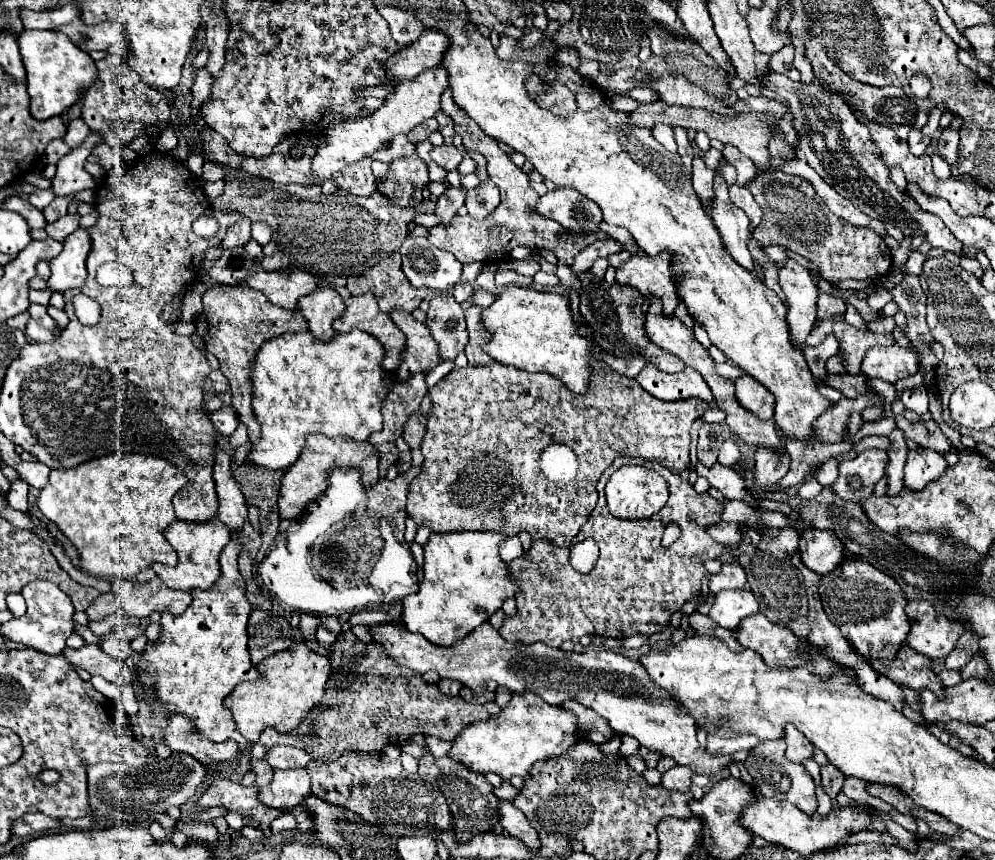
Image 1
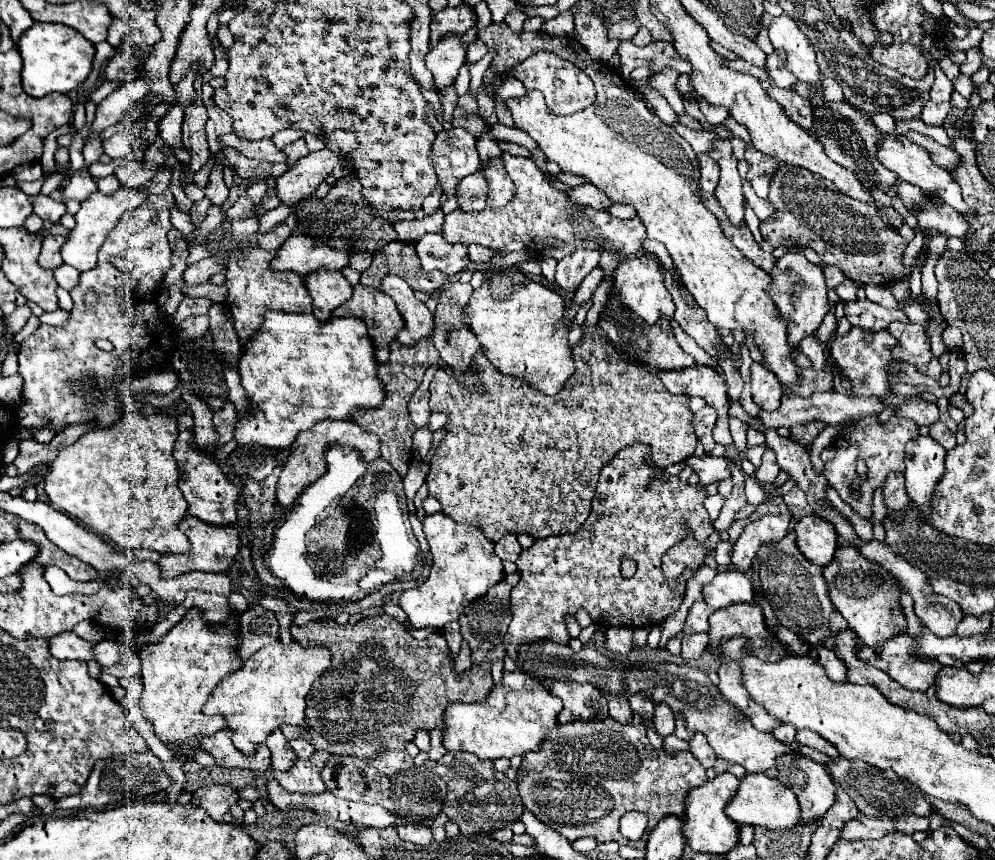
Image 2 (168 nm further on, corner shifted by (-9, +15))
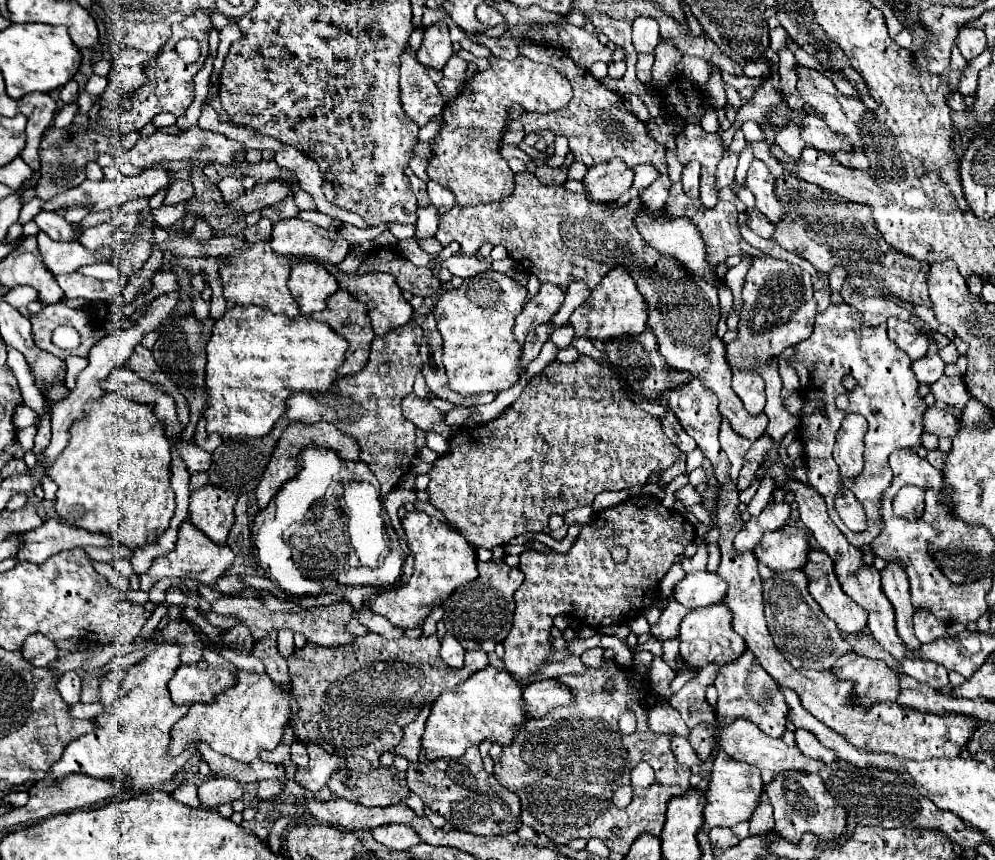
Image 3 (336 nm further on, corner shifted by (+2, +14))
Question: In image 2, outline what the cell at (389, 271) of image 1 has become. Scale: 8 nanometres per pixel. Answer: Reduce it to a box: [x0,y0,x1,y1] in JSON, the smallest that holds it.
[360,240,448,294]

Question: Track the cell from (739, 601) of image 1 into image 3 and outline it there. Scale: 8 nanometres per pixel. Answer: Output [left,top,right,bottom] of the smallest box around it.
[673,571,727,609]

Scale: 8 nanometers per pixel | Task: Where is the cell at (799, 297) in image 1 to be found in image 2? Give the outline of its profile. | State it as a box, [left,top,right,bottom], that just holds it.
[766,252,830,346]

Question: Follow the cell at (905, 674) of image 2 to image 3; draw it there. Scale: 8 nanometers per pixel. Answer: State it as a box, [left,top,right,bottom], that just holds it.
[833,651,905,709]

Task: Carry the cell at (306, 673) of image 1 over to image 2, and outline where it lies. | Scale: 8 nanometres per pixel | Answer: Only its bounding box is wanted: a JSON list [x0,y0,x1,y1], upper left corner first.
[202,640,330,756]

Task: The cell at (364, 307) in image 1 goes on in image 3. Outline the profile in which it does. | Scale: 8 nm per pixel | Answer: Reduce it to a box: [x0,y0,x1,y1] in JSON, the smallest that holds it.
[313,289,375,375]

